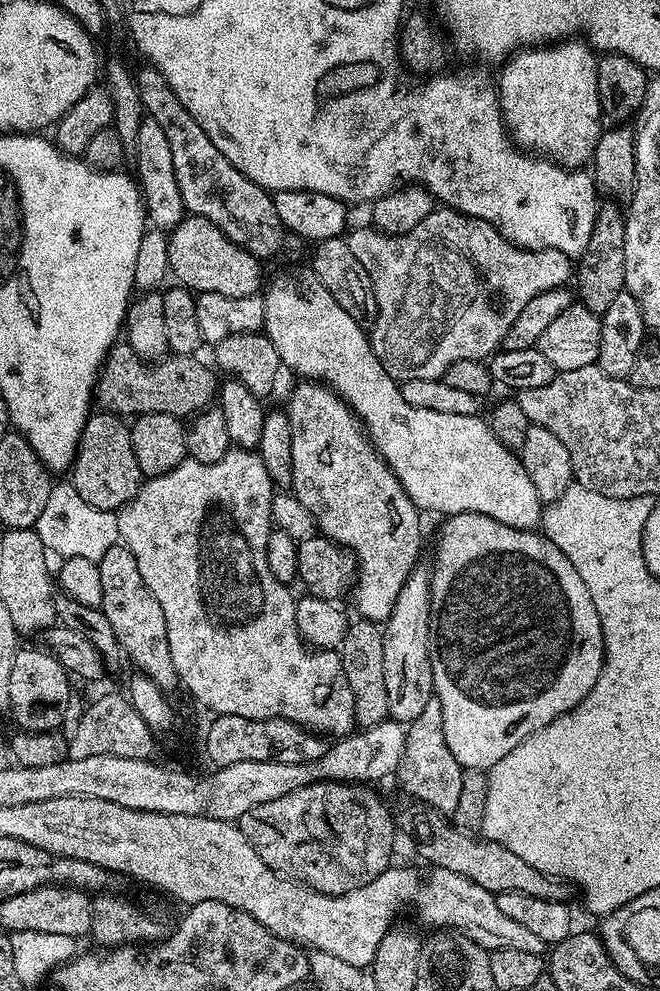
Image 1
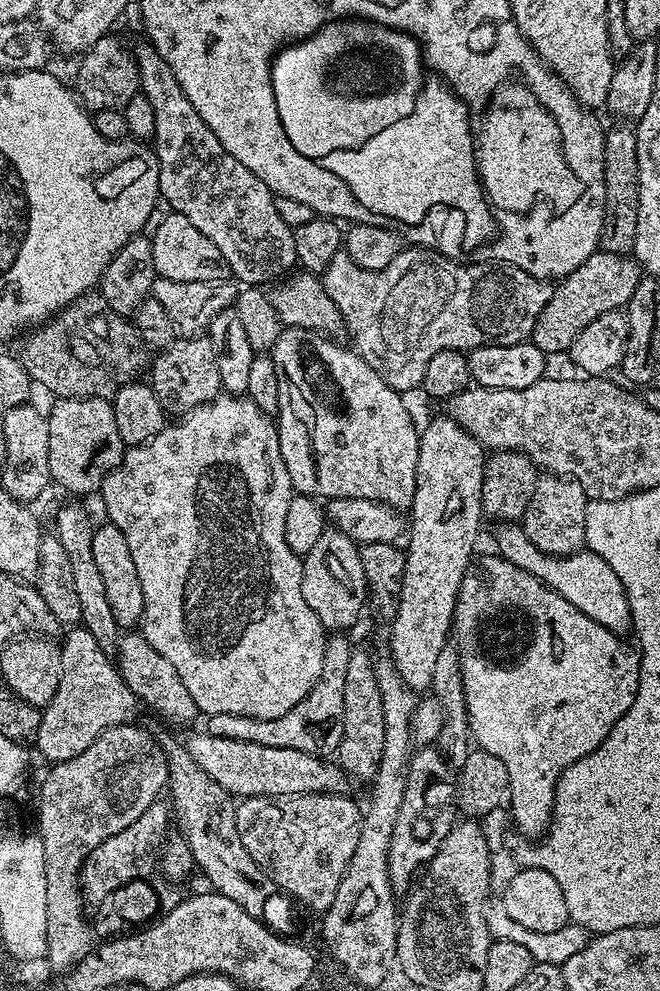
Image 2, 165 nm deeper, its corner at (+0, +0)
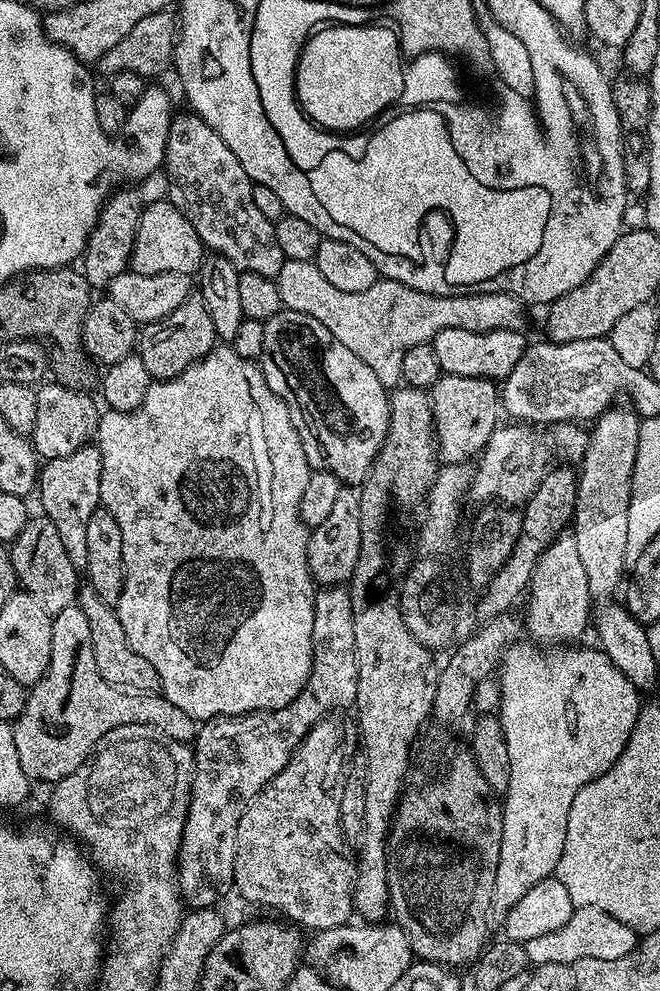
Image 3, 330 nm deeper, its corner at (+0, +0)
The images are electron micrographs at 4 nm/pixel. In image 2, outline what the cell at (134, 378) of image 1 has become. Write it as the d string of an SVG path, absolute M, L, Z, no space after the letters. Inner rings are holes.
M89 290L78 299L69 302L55 316L46 320L35 330L29 331L20 342L18 358L22 366L31 374L33 381L39 387L41 384L46 391L53 392L53 397L65 400L70 398L81 400L95 396L111 398L116 395L122 385L139 377L136 375L143 368L145 371L150 364L149 349L140 335L136 333L135 327L125 317L119 316L110 306L110 302L106 302L106 298L96 290Z

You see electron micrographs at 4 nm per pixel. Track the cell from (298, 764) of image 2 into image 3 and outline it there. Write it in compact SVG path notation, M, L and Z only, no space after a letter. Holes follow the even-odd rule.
M79 603L70 605L52 617L50 666L27 693L22 714L12 724L14 750L18 750L22 770L32 782L66 778L88 761L96 743L107 732L131 724L145 724L156 729L159 735L183 744L195 741L198 731L197 721L178 710L163 694L143 696L141 692L129 692L106 682L94 662L86 614L82 614Z

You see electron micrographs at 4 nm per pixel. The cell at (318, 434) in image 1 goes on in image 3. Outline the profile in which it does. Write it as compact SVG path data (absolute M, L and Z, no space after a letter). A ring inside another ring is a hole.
M281 310L264 321L264 329L266 342L262 342L258 363L270 390L274 390L274 394L282 398L288 408L298 430L298 438L302 438L302 450L306 450L309 468L317 472L332 472L348 486L363 484L388 433L389 389L378 382L374 370L370 370L370 366L366 366L358 354L346 350L346 346L342 346L342 342L338 342L338 338L334 338L334 334L330 334L322 322L306 314Z

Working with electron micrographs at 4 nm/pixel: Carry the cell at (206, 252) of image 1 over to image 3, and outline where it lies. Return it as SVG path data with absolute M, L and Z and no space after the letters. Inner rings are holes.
M167 198L144 205L134 238L131 271L138 274L186 274L192 276L199 273L200 264L205 255L204 243L198 238L194 226L190 226L187 218Z

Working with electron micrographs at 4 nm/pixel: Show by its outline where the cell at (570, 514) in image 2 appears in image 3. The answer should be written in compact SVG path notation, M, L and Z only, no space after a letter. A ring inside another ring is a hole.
M565 530L560 533L559 536L554 538L554 542L550 542L550 546L546 546L546 550L538 558L538 566L534 566L532 571L532 580L528 583L528 593L526 596L526 604L528 600L528 620L526 616L526 630L531 634L529 636L533 641L540 643L544 646L566 646L575 643L584 632L587 624L589 627L590 617L594 612L594 601L592 595L590 594L590 586L586 582L586 569L582 567L582 558L578 558L578 542L574 542L571 531Z

